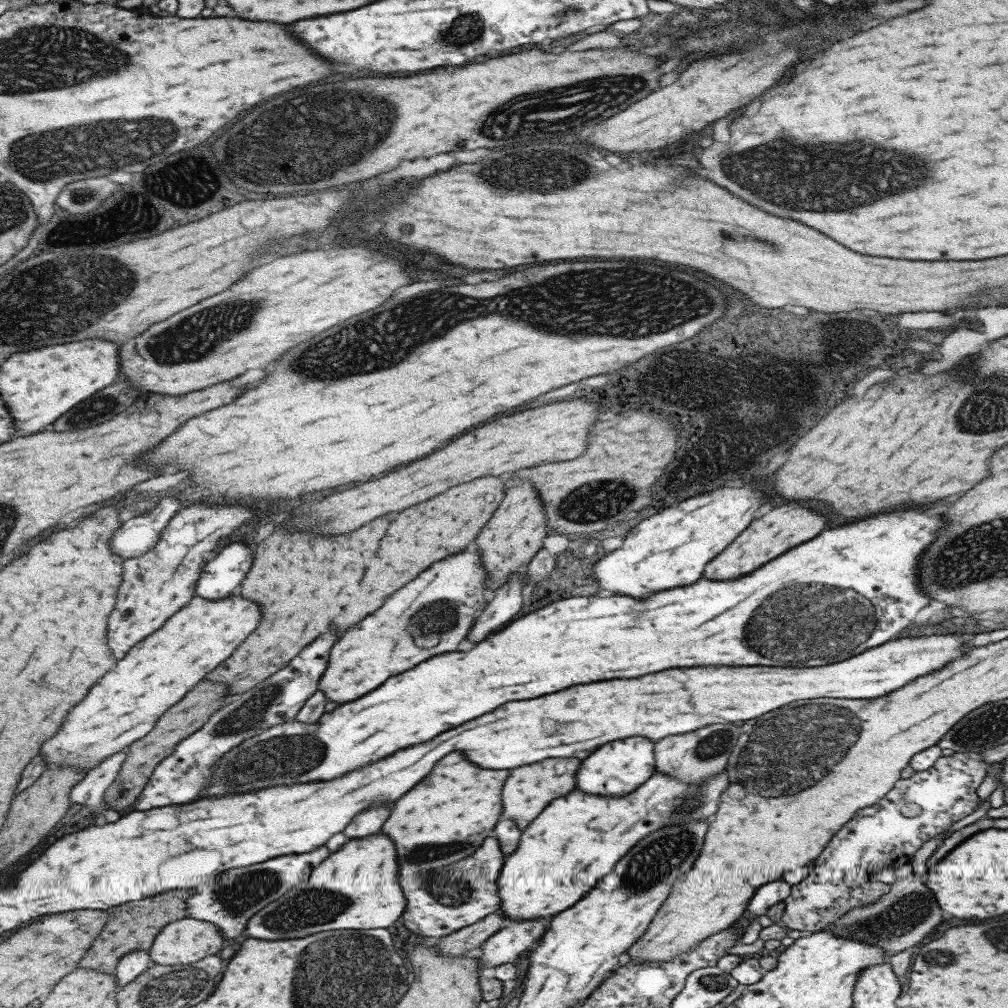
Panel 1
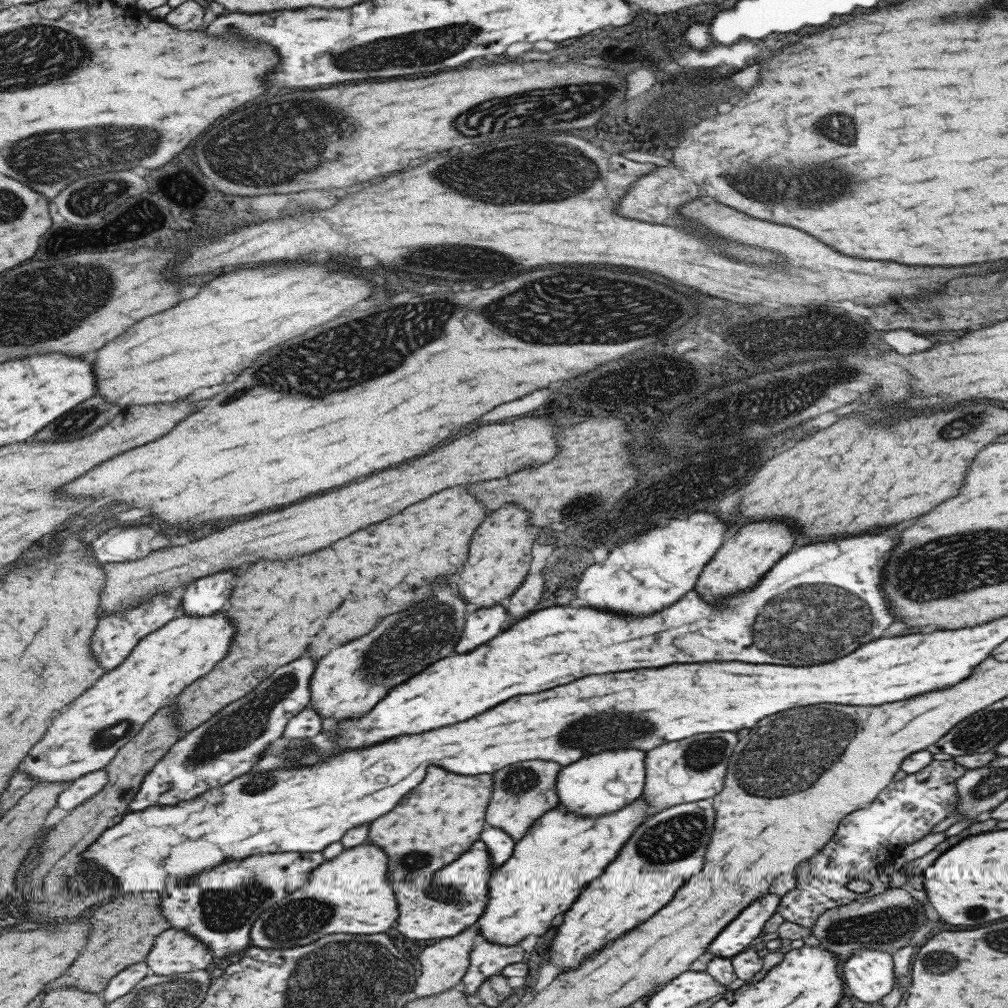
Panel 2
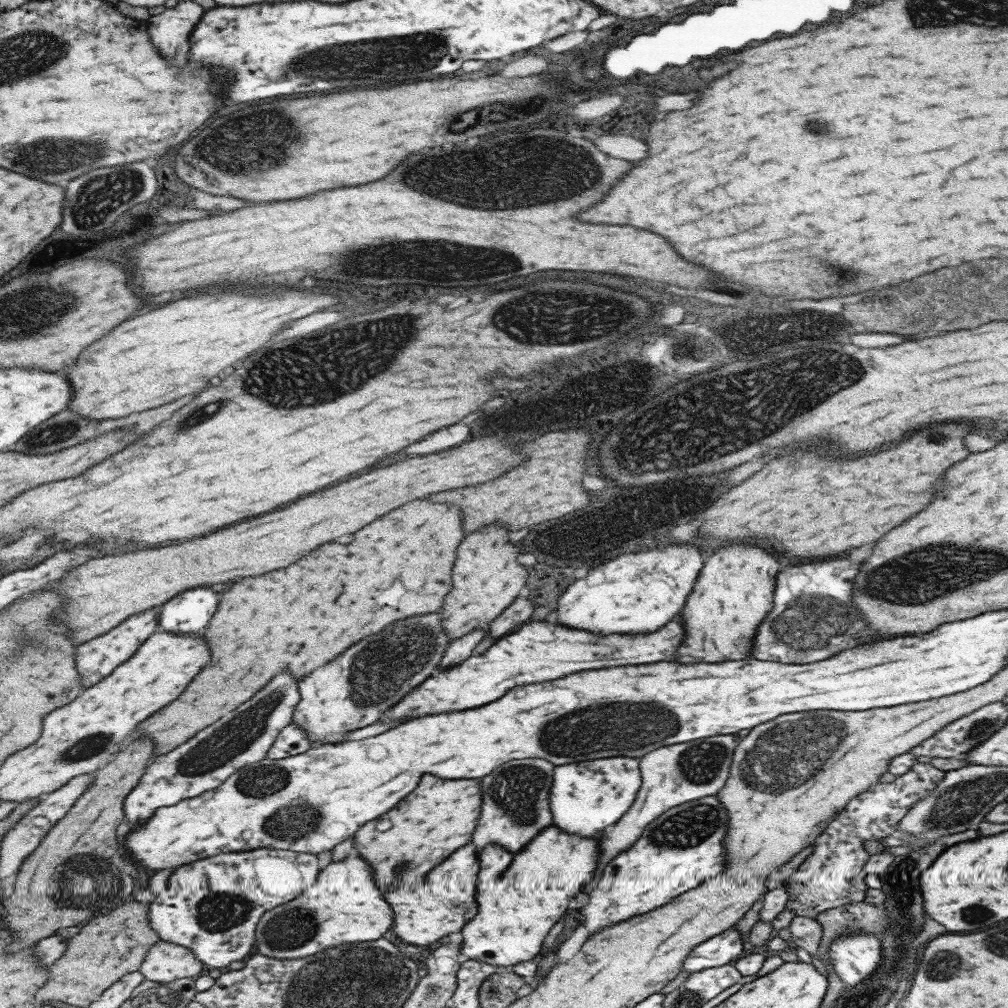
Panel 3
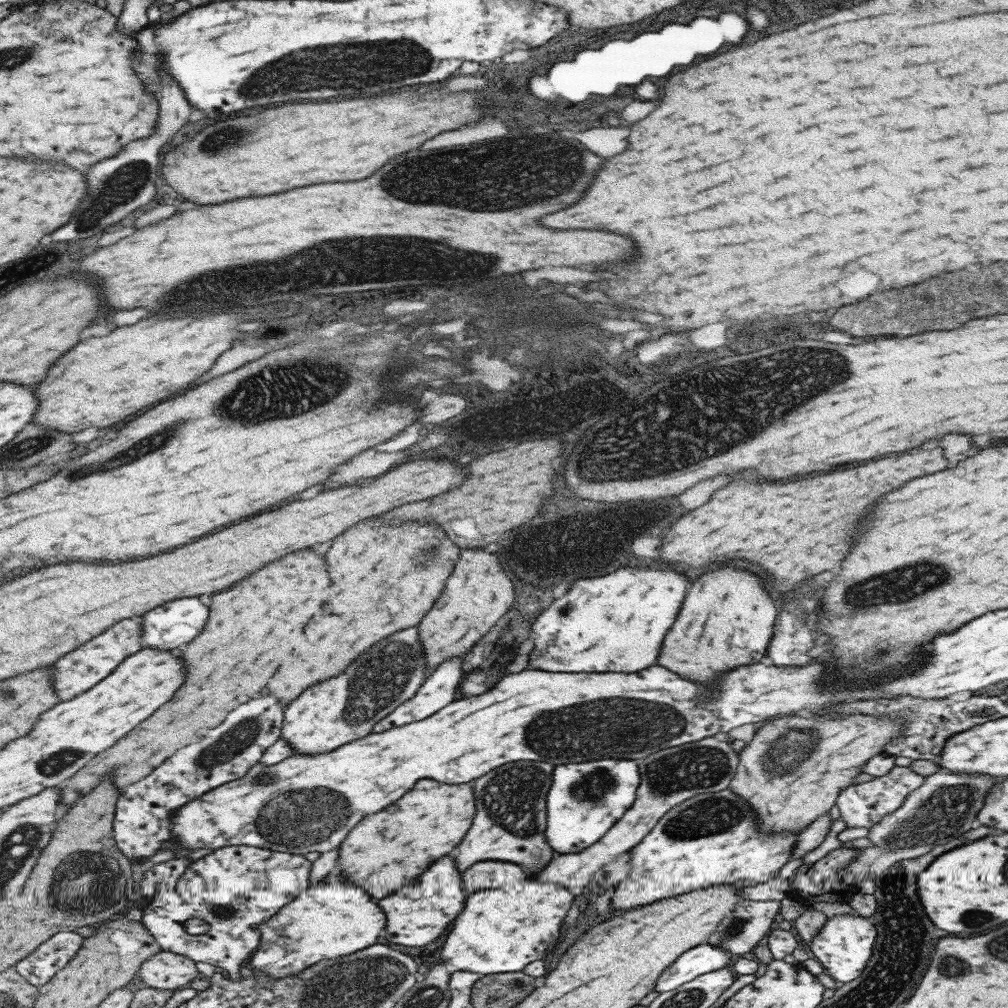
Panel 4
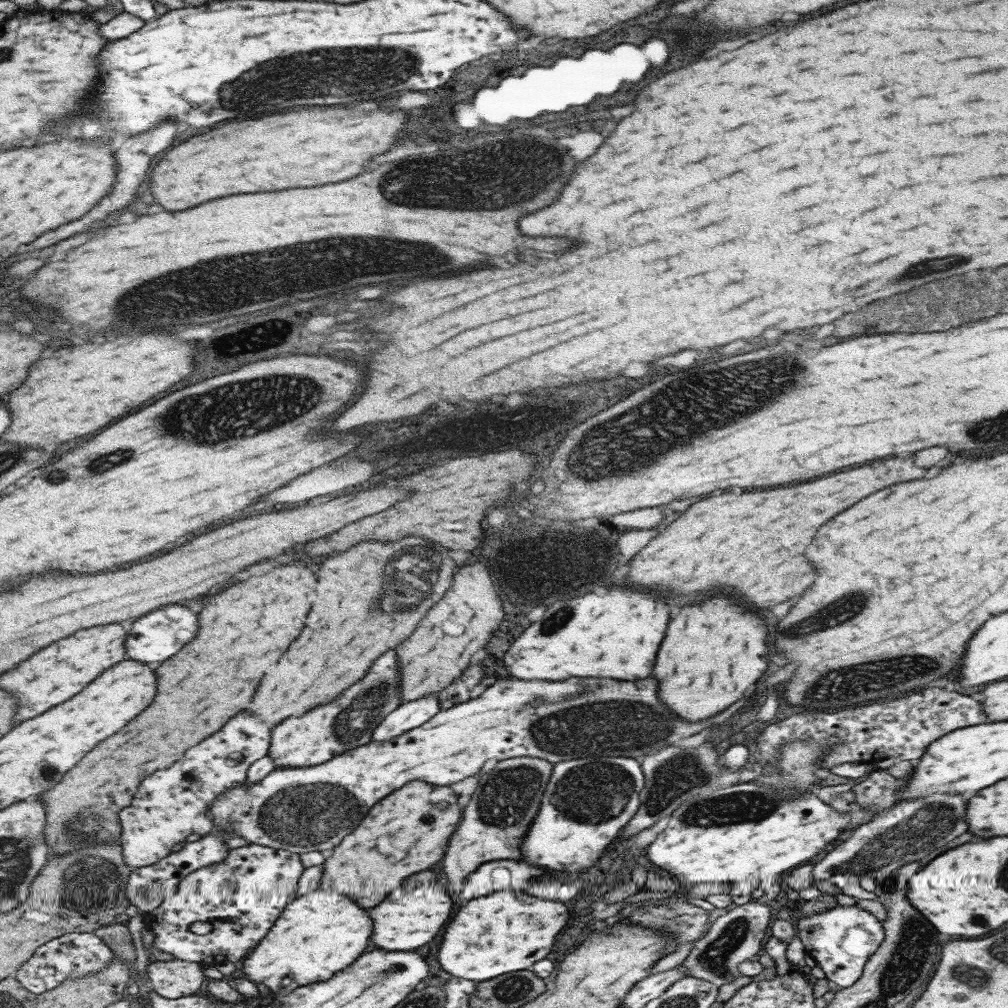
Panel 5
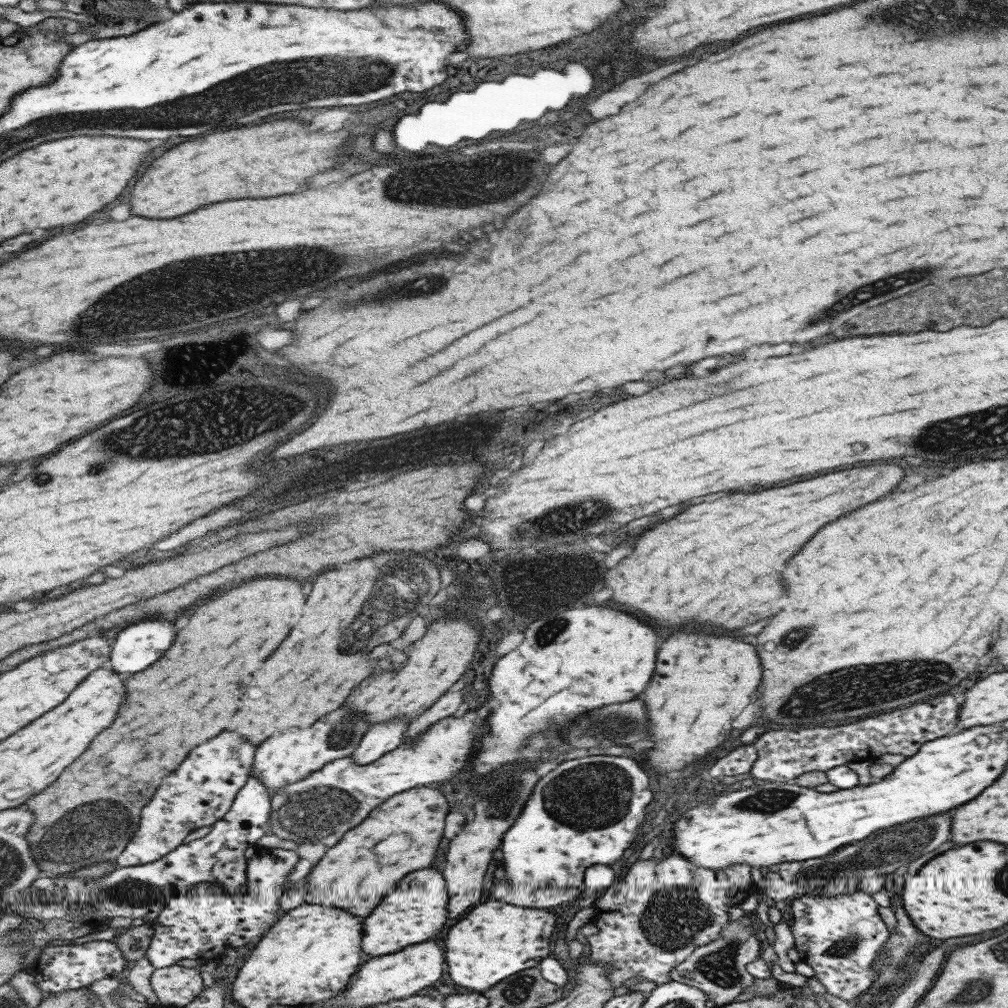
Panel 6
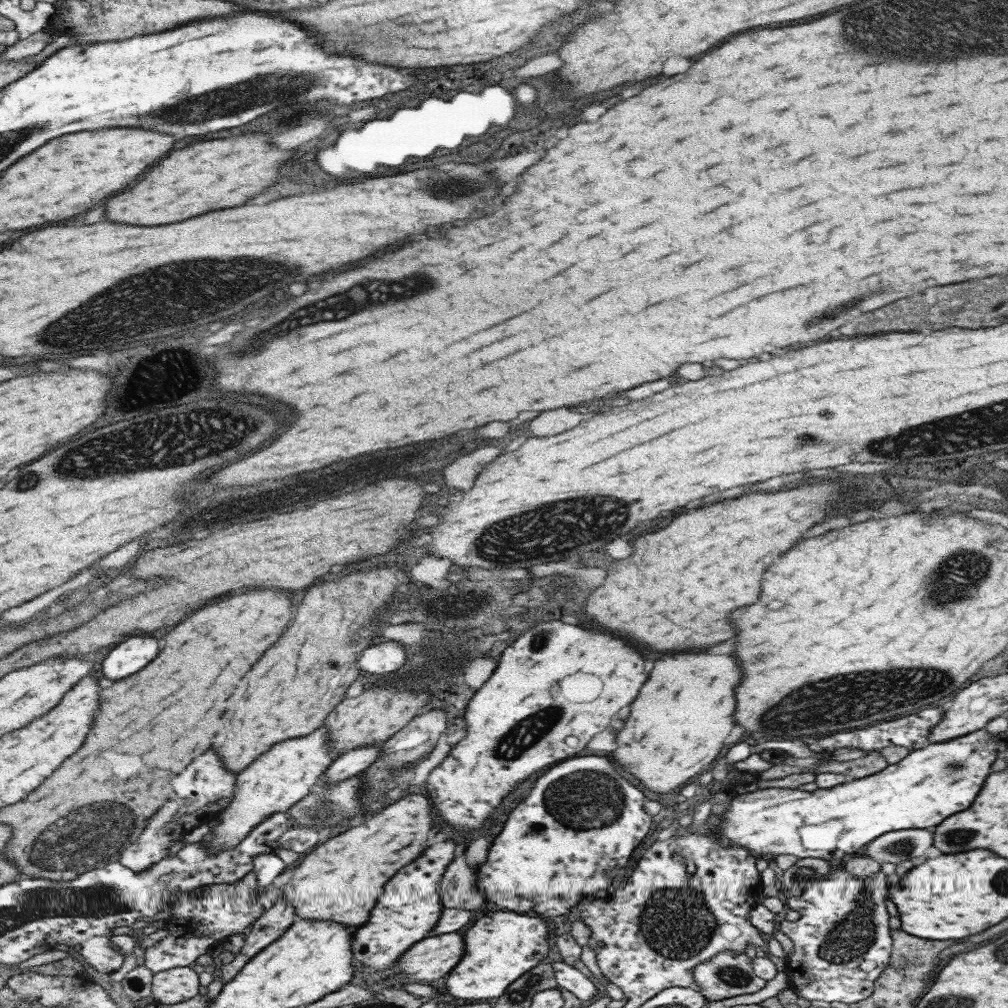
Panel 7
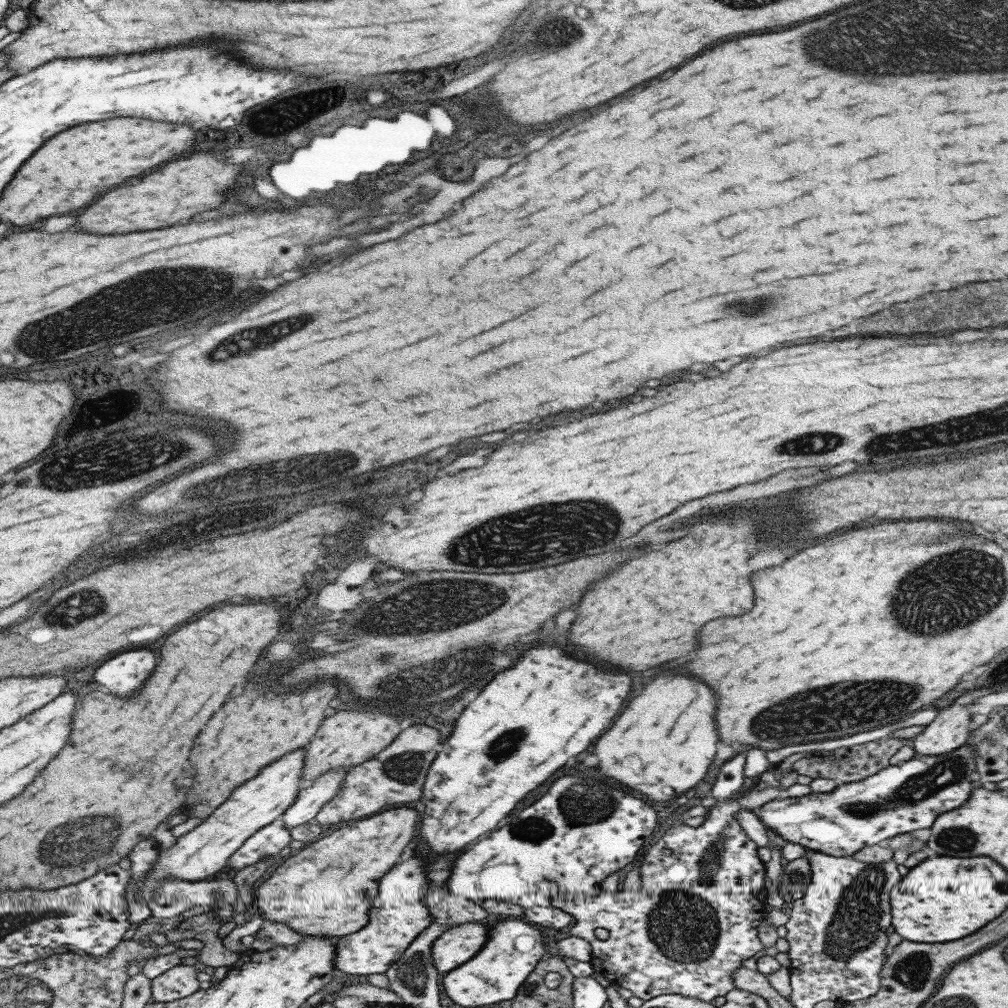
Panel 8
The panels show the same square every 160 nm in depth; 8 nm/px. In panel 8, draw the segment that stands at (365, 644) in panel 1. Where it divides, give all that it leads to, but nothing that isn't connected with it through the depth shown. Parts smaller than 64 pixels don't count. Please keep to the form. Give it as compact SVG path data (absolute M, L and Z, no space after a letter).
M306 748L288 752L267 763L257 774L236 786L227 798L216 806L205 820L185 835L175 838L175 844L165 850L158 849L158 858L146 874L141 898L147 906L158 884L165 879L184 881L207 880L223 870L230 856L254 832L279 818L287 810L302 788L302 768Z

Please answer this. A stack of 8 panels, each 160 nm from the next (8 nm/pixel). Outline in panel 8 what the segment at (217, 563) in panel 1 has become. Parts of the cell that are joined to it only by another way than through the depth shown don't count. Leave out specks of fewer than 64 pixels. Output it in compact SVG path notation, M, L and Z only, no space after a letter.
M133 650L117 654L103 662L97 670L97 683L109 688L111 694L131 698L143 680L151 674L155 656L149 650Z

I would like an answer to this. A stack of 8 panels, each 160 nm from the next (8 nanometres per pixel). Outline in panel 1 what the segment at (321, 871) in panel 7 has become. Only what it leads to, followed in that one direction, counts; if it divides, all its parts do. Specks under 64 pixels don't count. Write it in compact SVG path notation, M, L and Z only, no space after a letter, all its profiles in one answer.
M461 752L445 754L423 782L395 802L381 826L381 832L395 842L399 870L415 876L473 854L497 824L501 814L499 796L507 774L509 770L483 770L467 762Z

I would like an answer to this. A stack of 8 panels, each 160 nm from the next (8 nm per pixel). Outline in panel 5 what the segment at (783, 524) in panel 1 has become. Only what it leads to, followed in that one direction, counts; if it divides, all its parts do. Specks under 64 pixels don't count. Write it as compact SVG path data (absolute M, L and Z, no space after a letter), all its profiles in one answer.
M713 594L697 604L687 604L679 610L679 614L671 620L665 630L665 638L657 650L653 676L659 680L659 700L679 714L679 718L695 722L711 712L721 712L739 698L743 698L745 690L763 674L767 668L767 626L765 618L759 612L749 610L747 606L739 606L729 594Z

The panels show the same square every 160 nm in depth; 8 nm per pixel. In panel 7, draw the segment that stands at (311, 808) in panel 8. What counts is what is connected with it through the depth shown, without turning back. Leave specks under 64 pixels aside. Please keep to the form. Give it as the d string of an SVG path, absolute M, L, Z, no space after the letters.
M381 744L362 746L336 756L318 782L328 787L367 768L376 758Z

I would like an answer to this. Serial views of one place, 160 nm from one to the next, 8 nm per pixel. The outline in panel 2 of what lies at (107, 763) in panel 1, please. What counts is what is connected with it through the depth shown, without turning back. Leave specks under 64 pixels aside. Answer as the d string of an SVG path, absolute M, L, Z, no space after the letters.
M103 768L71 782L59 797L58 806L52 810L48 826L54 827L66 816L69 816L71 811L102 792L107 781L106 769Z

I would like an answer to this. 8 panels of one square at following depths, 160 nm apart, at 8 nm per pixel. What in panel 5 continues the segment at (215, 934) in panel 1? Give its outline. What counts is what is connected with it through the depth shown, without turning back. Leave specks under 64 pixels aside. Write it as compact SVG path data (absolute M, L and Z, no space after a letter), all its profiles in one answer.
M179 959L149 961L145 974L152 991L166 999L195 995L206 979L202 965Z

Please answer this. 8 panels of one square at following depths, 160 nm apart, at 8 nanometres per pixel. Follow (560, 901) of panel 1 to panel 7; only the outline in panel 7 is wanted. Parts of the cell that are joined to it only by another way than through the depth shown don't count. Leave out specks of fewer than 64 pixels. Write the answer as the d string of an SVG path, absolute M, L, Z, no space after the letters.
M493 911L491 916L477 918L461 934L463 956L447 974L449 978L445 981L445 986L448 994L478 1002L501 996L515 978L537 966L549 952L547 930L546 922L539 916L515 914L511 911Z

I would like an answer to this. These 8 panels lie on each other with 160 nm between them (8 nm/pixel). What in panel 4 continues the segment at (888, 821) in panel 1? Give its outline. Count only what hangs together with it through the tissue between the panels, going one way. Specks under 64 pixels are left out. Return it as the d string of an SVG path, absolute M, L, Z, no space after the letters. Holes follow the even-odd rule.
M894 766L887 774L875 777L863 784L852 784L844 788L835 799L839 816L849 828L871 828L883 815L893 812L911 790L923 784L924 776L915 774L909 767ZM839 847L827 852L811 864L806 872L795 875L797 881L792 884L794 893L787 896L799 900L806 908L810 908L813 902L848 903L854 886L843 884L840 876L844 874L842 868L846 868L856 856L854 850Z

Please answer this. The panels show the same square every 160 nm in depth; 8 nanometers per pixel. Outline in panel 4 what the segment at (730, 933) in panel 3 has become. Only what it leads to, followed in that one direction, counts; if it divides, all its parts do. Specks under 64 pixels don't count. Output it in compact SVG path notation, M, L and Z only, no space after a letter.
M704 942L682 952L656 979L655 992L677 988L700 974L730 966L734 959L729 951Z

